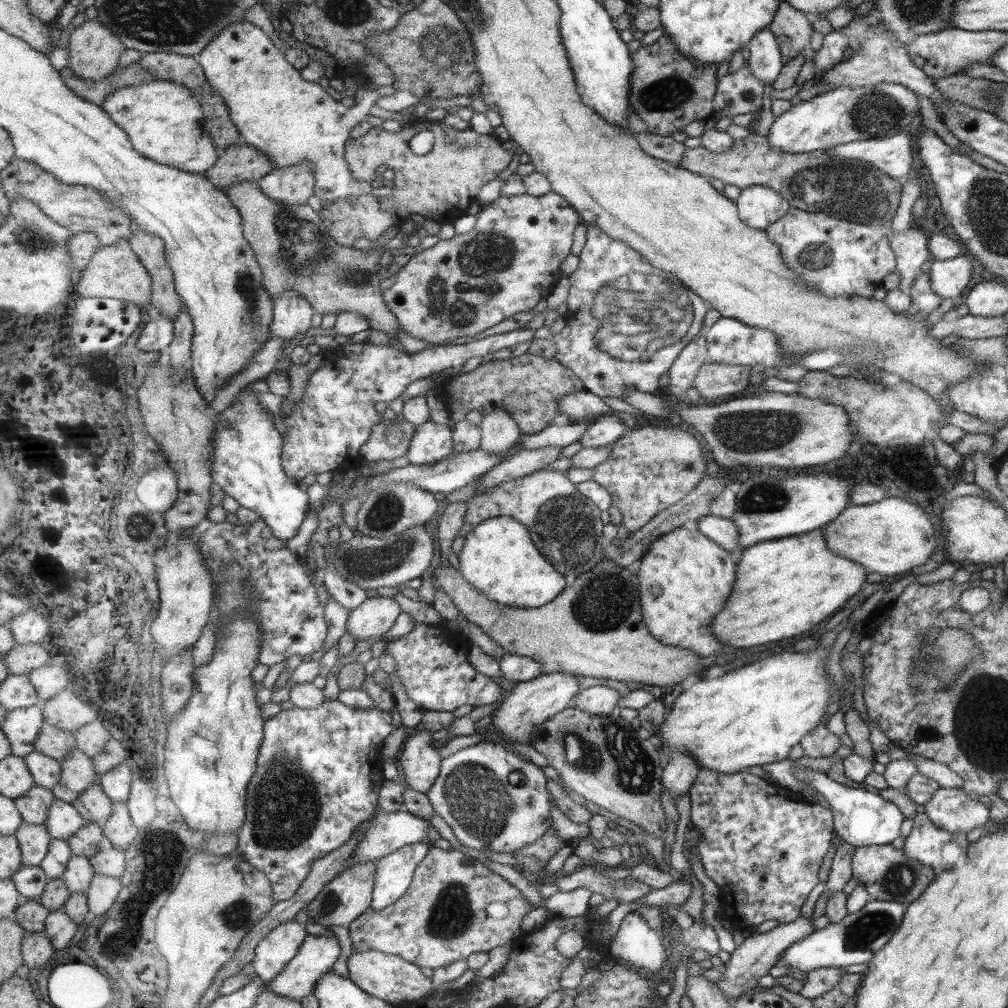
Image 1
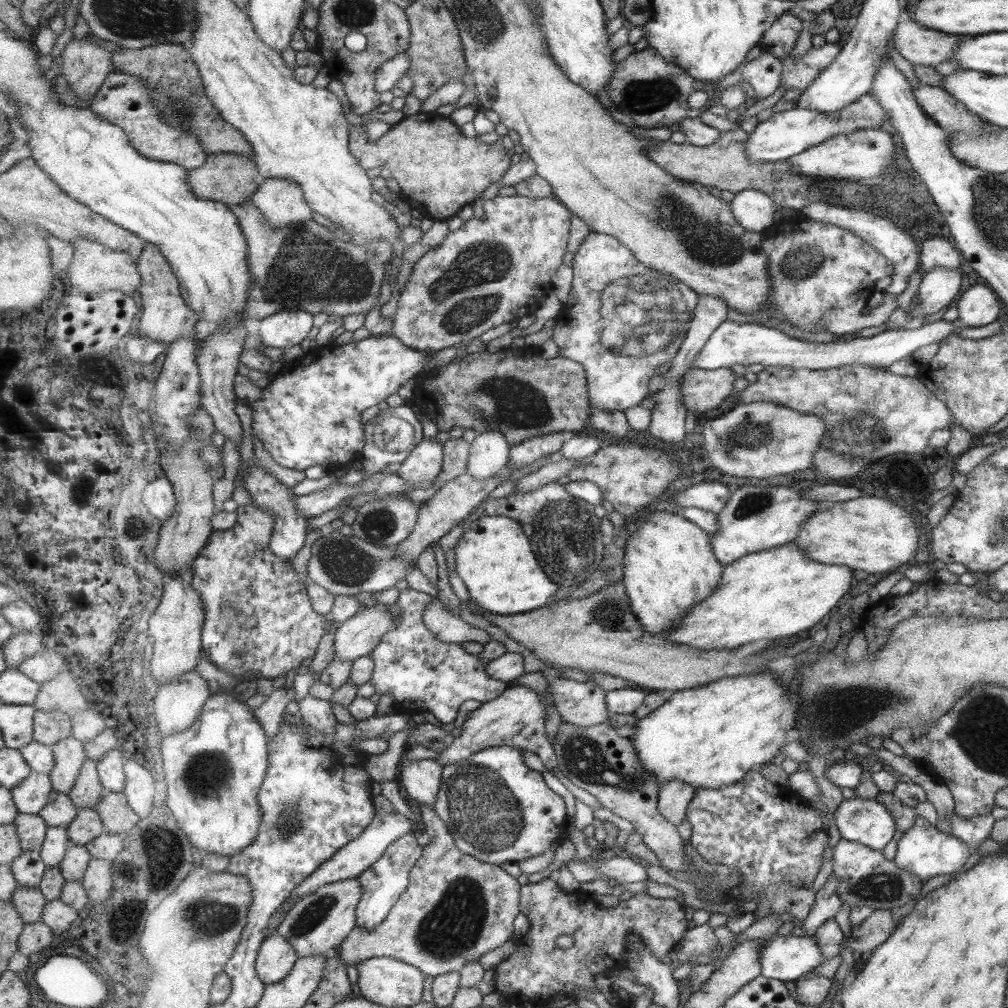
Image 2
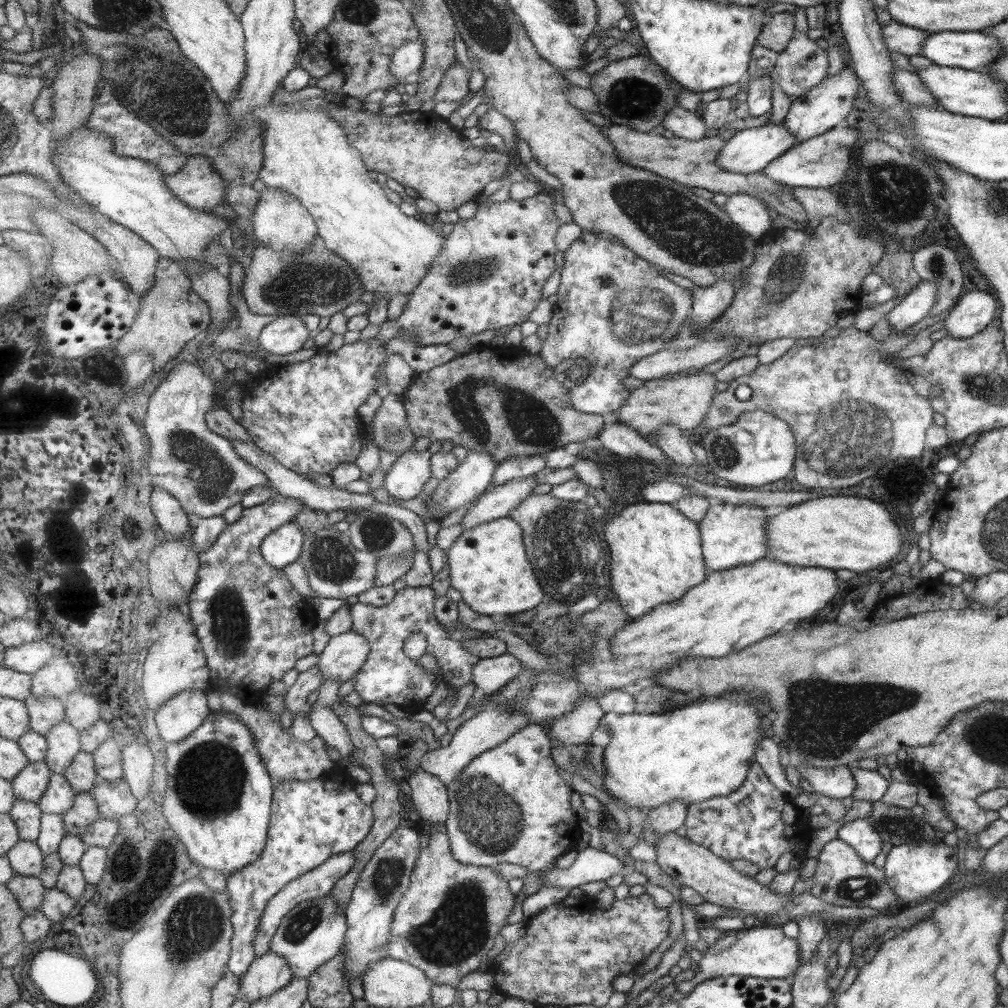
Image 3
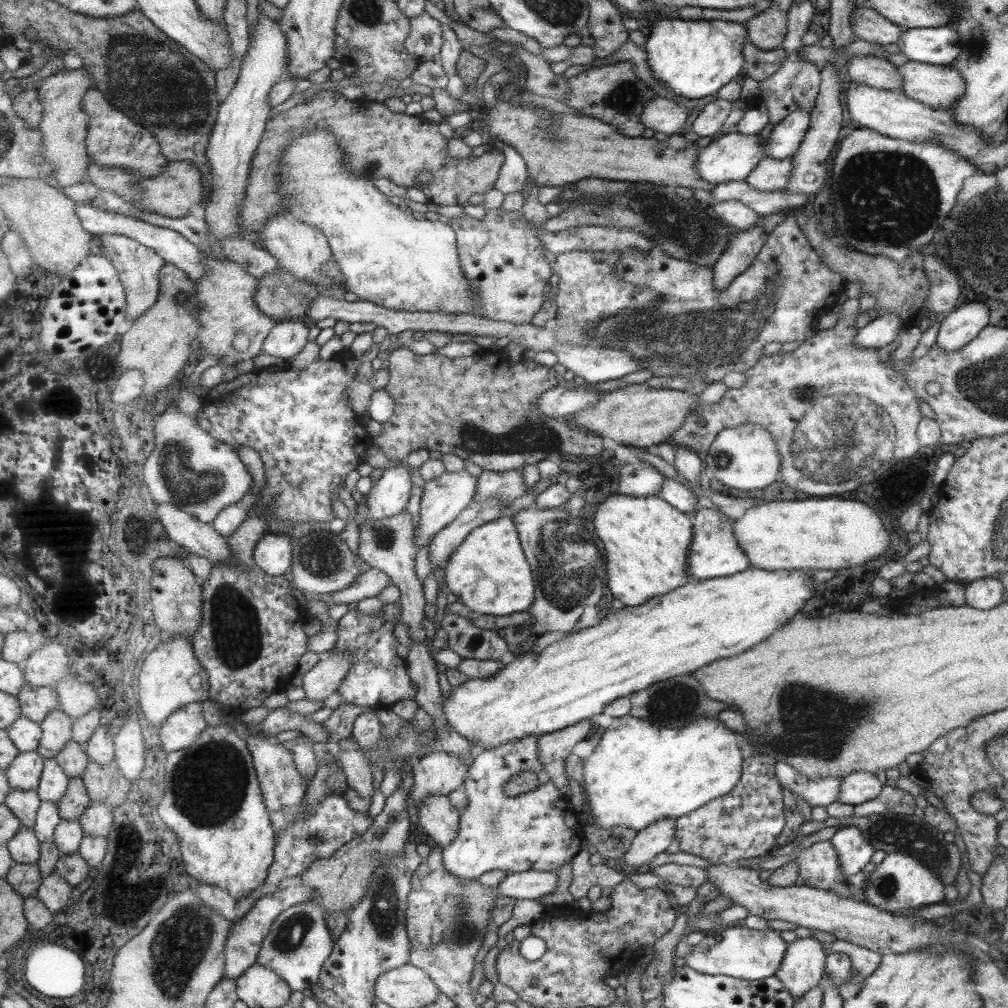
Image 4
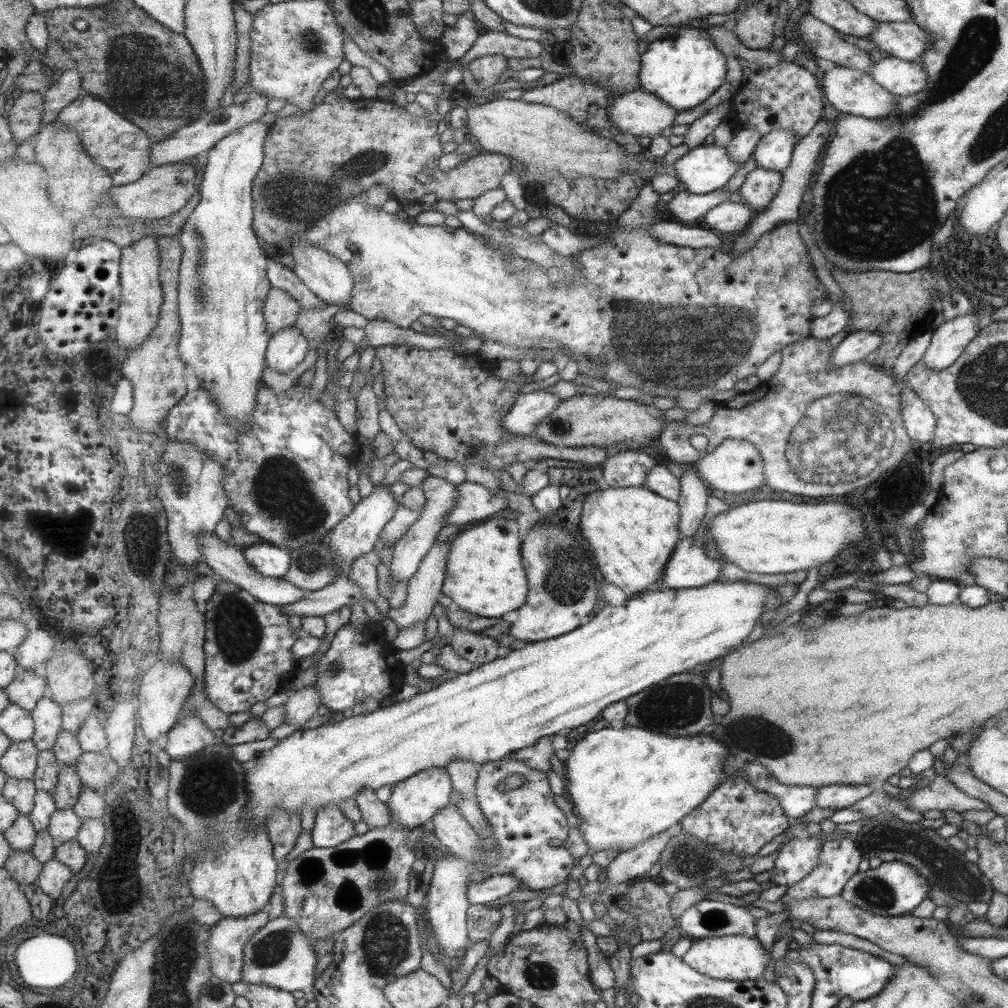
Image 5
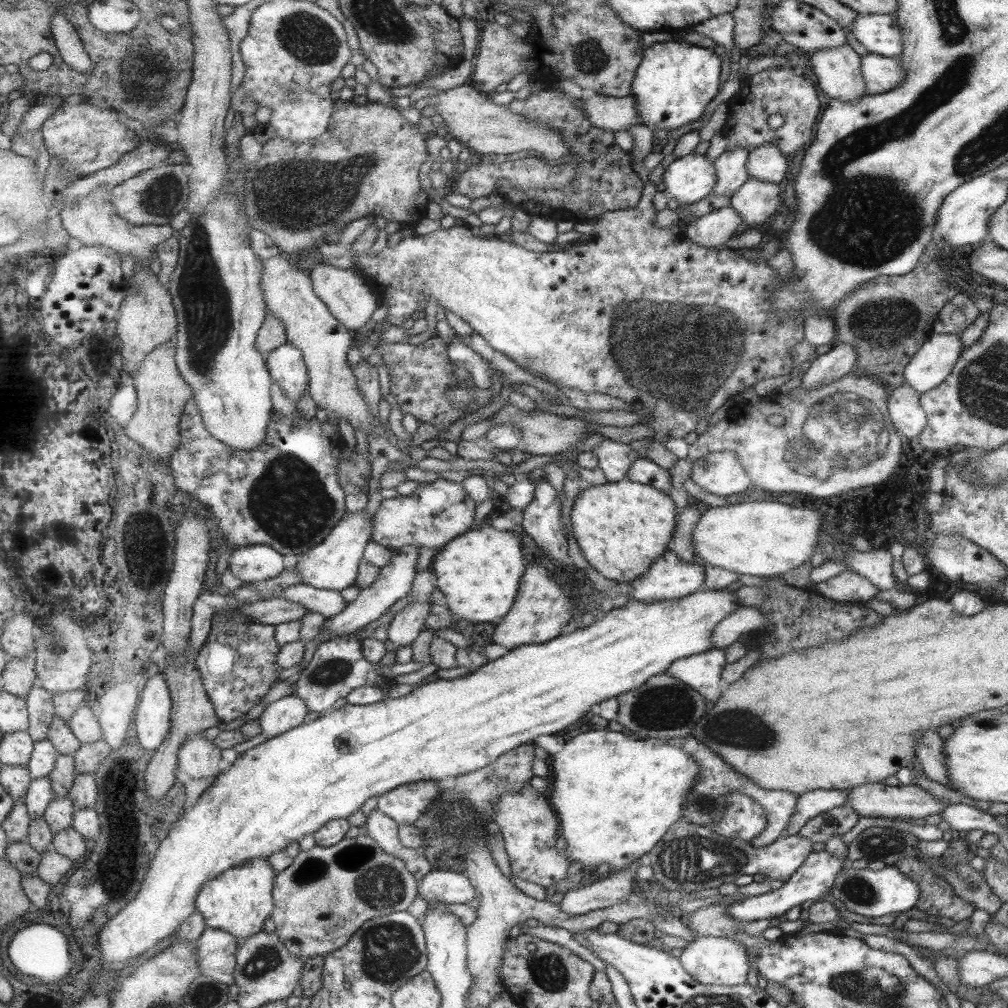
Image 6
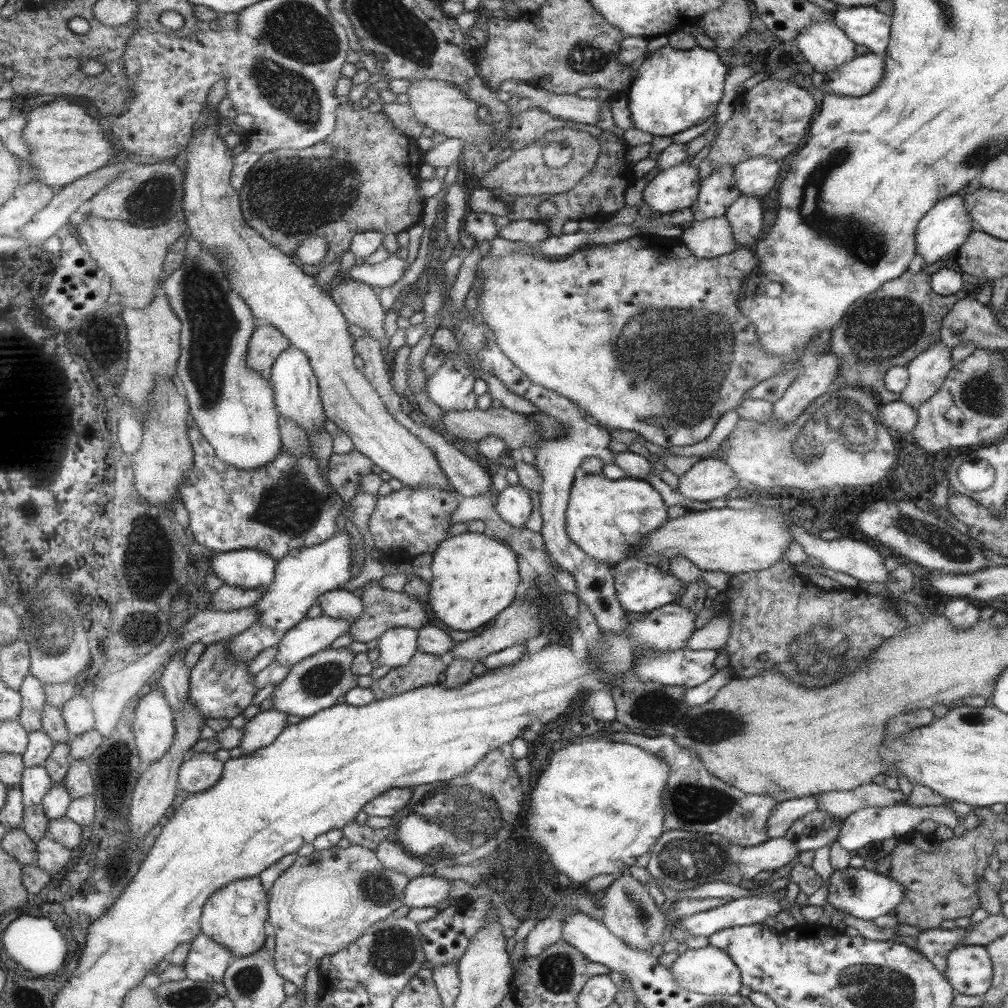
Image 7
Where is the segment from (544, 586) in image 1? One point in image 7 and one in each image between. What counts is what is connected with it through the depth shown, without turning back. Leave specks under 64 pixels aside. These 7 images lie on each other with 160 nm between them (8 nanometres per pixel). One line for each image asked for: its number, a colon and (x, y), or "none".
2: (495, 559)
3: (489, 566)
4: (488, 573)
5: (485, 575)
6: (479, 572)
7: (475, 577)

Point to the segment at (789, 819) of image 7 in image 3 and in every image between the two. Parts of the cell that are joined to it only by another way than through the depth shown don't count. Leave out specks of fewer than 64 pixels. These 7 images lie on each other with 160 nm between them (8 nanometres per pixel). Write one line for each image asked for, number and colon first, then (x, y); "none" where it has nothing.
3: (870, 786)
4: (856, 788)
5: (836, 796)
6: (810, 804)

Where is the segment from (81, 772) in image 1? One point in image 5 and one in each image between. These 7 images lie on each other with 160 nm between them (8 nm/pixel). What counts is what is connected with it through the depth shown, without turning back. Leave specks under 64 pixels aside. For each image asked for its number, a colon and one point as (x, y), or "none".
2: (71, 754)
3: (65, 741)
4: (58, 727)
5: (49, 716)

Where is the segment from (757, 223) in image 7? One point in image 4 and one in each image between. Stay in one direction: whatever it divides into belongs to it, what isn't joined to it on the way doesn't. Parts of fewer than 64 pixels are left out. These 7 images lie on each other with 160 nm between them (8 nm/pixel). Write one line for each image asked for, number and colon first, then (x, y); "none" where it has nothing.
4: (771, 174)
5: (760, 184)
6: (755, 200)

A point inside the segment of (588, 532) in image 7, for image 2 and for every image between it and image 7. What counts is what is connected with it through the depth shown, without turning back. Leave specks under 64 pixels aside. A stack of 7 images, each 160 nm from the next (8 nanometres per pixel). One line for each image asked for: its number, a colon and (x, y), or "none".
2: (670, 565)
3: (657, 555)
4: (646, 541)
5: (631, 532)
6: (621, 527)

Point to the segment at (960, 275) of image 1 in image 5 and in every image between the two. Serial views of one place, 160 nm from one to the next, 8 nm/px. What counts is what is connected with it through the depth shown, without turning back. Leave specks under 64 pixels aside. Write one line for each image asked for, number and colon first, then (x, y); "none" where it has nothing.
2: (939, 285)
3: (913, 307)
4: (881, 332)
5: (856, 345)

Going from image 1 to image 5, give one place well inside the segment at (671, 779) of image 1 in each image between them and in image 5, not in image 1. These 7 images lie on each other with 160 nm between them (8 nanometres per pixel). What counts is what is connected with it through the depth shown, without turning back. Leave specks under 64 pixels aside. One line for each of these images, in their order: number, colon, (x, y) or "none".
2: (673, 797)
3: (668, 817)
4: (655, 838)
5: (632, 863)

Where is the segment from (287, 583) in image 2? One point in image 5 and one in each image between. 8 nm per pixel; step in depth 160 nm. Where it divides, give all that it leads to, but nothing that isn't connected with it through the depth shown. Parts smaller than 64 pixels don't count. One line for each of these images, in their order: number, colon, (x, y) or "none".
3: (253, 623)
4: (249, 642)
5: (249, 648)

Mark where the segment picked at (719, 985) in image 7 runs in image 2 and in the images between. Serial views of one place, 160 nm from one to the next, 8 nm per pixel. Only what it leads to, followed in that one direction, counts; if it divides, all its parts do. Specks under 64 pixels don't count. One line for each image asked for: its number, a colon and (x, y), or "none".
2: (783, 958)
3: (765, 952)
4: (748, 954)
5: (733, 957)
6: (711, 960)

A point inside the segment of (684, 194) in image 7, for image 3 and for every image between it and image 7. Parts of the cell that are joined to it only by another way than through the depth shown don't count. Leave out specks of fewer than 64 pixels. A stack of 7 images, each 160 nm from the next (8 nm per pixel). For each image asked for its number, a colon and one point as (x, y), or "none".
3: (750, 150)
4: (732, 157)
5: (704, 168)
6: (687, 179)

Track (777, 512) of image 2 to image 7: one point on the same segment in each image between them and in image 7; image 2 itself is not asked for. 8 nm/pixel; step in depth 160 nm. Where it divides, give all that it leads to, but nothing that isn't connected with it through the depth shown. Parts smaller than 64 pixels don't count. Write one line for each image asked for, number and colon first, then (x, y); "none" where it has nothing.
3: (731, 535)
4: (714, 551)
5: (689, 566)
6: (668, 578)
7: (642, 587)

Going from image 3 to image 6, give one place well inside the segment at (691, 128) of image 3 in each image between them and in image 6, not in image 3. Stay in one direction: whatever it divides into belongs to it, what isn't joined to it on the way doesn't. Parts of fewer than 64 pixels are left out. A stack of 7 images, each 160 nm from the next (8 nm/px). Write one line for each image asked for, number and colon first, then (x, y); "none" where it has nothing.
4: (662, 115)
5: (639, 113)
6: (612, 113)

